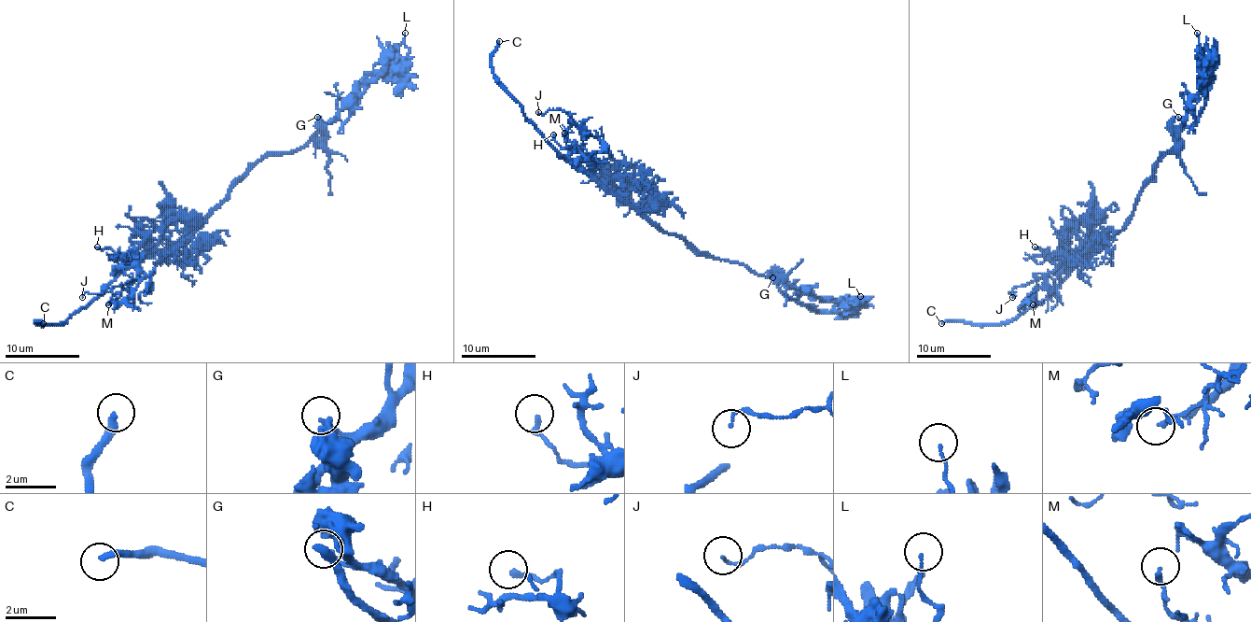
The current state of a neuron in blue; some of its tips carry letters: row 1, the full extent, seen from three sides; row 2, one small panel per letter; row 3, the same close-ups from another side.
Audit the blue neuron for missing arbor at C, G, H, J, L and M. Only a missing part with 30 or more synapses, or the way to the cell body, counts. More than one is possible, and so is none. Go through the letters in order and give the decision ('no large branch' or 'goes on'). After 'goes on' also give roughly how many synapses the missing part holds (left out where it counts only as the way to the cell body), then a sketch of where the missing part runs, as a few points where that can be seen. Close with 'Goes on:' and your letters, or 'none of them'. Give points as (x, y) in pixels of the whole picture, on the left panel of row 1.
C: goes on
G: no large branch
H: no large branch
J: no large branch
L: no large branch
M: no large branch
Goes on: C

